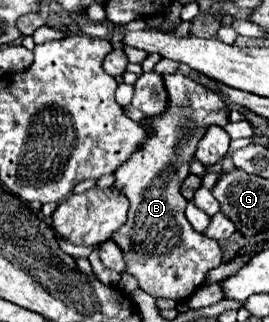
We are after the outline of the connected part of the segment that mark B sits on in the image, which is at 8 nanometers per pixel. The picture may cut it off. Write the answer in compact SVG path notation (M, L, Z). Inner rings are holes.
M165 74L165 88L169 92L169 112L161 120L149 120L155 136L147 138L141 152L115 172L117 192L129 200L127 222L113 234L113 242L121 248L127 272L139 280L139 288L153 298L171 298L185 302L203 282L211 268L221 264L221 248L215 240L193 230L185 218L187 200L179 188L189 174L189 162L195 156L197 142L209 124L225 126L227 108L217 92L189 80L181 74Z

